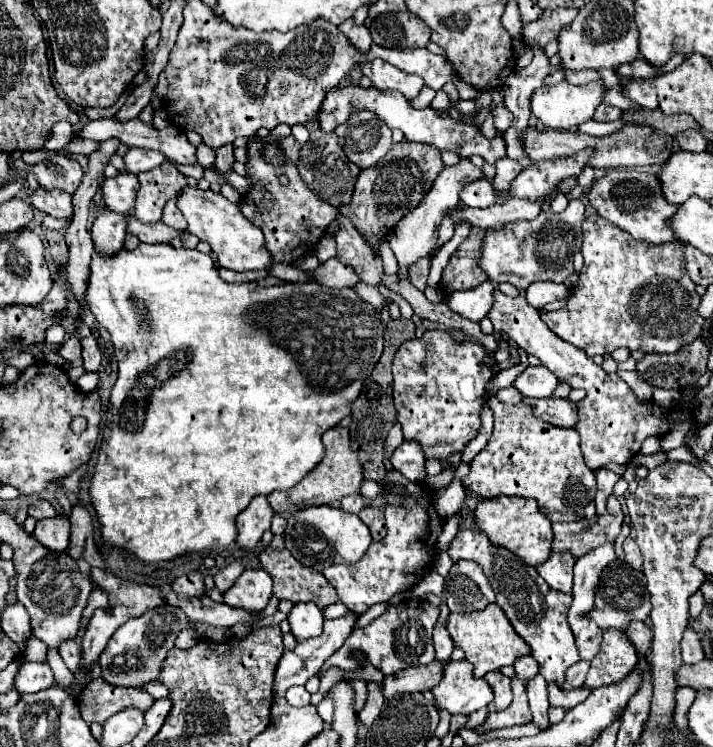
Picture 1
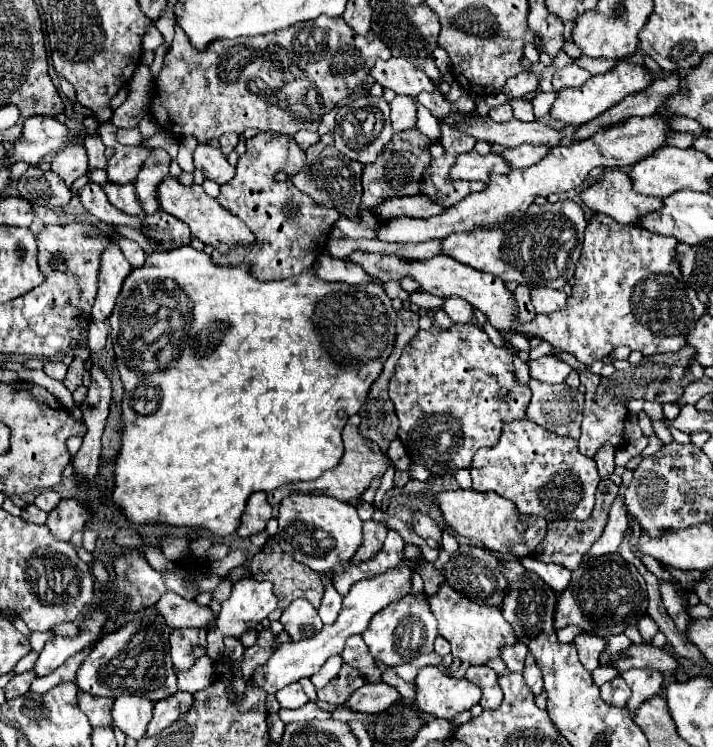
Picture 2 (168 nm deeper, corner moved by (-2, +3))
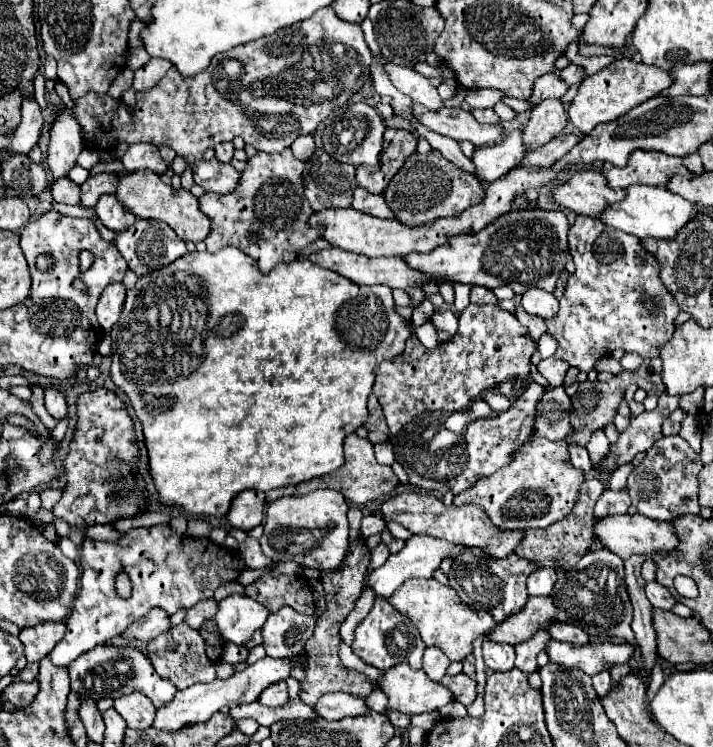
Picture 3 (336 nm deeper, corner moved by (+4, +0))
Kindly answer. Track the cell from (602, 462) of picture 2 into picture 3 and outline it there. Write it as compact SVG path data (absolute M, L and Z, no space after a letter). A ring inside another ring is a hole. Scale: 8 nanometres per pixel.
M596 430L596 432L592 434L592 438L590 438L590 442L586 444L586 450L588 450L588 454L590 454L592 464L598 464L598 462L608 454L608 448L610 448L610 442L608 442L604 430Z

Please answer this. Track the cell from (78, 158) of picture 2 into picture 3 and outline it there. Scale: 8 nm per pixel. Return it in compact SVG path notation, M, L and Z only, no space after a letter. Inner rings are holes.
M66 110L58 112L50 126L50 142L48 142L48 166L52 178L68 176L68 170L76 164L78 154L82 152L82 134L74 116Z

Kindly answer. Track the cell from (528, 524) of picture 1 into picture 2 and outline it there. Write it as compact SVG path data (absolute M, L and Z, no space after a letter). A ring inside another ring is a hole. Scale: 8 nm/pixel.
M458 489L440 493L436 501L444 513L444 519L454 531L482 543L486 549L498 555L514 555L518 559L528 557L546 537L548 521L544 517L532 517L524 513L520 515L516 505L512 505L512 501L500 497L498 493L476 493L474 489Z

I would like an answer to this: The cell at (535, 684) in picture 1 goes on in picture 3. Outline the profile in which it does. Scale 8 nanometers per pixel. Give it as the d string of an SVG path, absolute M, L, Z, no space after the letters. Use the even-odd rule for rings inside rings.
M536 632L536 636L532 636L530 640L524 640L522 644L516 644L516 668L520 668L526 676L532 674L534 670L538 670L536 666L536 656L538 652L544 650L546 642L550 640L548 632Z

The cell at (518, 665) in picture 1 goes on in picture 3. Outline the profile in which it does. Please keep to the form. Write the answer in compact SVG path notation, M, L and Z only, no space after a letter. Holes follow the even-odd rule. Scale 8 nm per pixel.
M484 640L482 650L484 650L484 662L490 670L508 672L510 668L514 668L514 656L516 654L514 654L514 648L510 644Z

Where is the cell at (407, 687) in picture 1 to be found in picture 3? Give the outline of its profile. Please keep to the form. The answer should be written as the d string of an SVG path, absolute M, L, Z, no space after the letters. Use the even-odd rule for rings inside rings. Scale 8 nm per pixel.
M350 694L322 696L322 700L318 700L318 704L314 704L312 708L320 718L326 720L342 720L346 716L362 716L368 712L366 700Z

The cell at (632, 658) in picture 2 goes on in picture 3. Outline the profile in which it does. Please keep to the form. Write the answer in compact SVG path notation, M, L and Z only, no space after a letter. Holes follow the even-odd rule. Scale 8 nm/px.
M550 640L546 644L546 652L550 662L562 664L562 668L578 668L590 676L602 672L608 664L624 664L632 658L634 646L632 644L584 644L572 646L558 640Z

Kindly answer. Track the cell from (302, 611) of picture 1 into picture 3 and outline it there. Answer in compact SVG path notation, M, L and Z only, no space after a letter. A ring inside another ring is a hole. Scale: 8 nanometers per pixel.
M284 606L278 612L270 614L262 626L264 650L270 658L288 658L304 650L304 642L312 638L314 616L298 614L292 608Z

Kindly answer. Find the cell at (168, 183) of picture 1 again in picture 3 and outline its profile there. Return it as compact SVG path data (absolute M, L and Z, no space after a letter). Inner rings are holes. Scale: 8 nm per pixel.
M132 144L122 158L126 172L134 170L151 170L158 175L166 172L166 162L160 158L160 150L154 144Z

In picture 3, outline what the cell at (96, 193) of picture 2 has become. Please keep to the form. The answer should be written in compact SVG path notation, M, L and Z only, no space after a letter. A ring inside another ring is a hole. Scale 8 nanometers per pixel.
M58 178L50 184L50 194L62 204L80 204L80 188L70 178Z

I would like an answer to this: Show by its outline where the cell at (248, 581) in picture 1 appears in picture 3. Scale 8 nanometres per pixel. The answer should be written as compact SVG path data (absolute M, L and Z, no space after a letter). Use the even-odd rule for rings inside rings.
M232 594L218 604L216 624L220 634L238 646L252 638L256 630L260 630L268 618L268 610L256 600L240 594Z

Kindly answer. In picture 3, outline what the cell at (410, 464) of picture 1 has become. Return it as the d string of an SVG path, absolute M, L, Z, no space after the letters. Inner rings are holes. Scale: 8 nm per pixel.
M382 442L382 444L374 444L374 452L376 452L376 460L380 464L392 464L394 462L394 452L392 452L392 444L390 442Z

